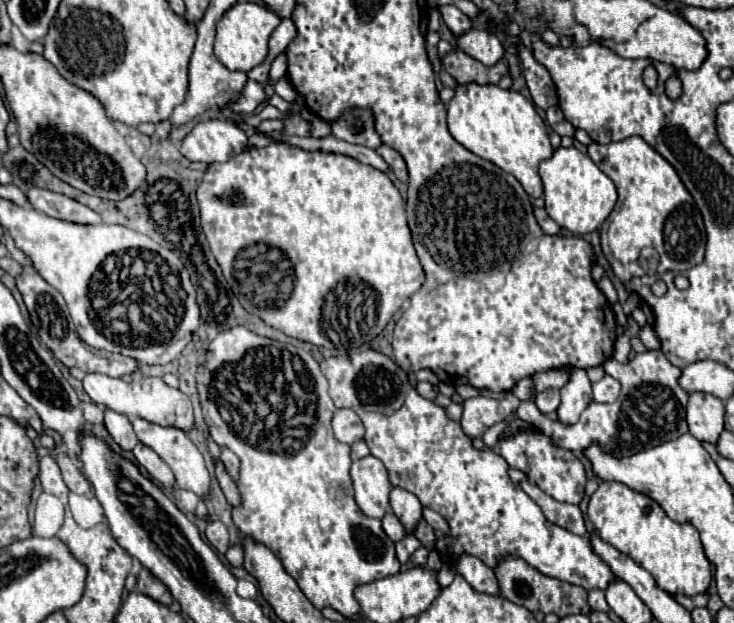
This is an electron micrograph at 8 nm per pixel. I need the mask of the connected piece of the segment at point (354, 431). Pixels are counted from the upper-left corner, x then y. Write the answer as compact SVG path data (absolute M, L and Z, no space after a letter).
M347 408L335 412L333 432L335 432L335 438L345 444L353 444L357 440L363 440L363 436L365 436L365 428L363 428L359 416Z

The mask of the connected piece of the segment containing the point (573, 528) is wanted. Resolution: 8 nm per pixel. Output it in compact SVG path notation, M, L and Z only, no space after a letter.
M523 480L519 486L523 488L525 494L531 496L531 500L543 510L545 516L557 516L557 524L561 528L565 528L573 534L583 534L583 536L587 534L579 506L567 504L567 502L555 502L555 498L547 496L543 490L539 490L539 486L531 484L529 480Z

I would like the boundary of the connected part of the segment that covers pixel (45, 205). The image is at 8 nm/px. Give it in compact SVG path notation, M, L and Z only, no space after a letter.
M31 188L27 192L27 200L31 206L47 216L67 220L67 222L77 222L77 224L99 224L101 216L93 212L91 208L79 204L77 200L71 200L63 194L45 190L45 188Z

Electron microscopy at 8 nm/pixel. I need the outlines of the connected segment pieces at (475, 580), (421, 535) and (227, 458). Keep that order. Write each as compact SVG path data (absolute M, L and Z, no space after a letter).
M463 554L457 564L457 570L477 592L499 596L499 582L495 578L495 572L485 566L479 558Z
M425 520L419 522L419 526L417 526L417 530L415 530L415 538L417 538L427 550L435 550L437 538L435 538L435 534L433 534L433 528L431 528Z
M221 448L221 462L223 462L225 470L229 472L229 476L237 482L239 480L239 458L231 450Z

